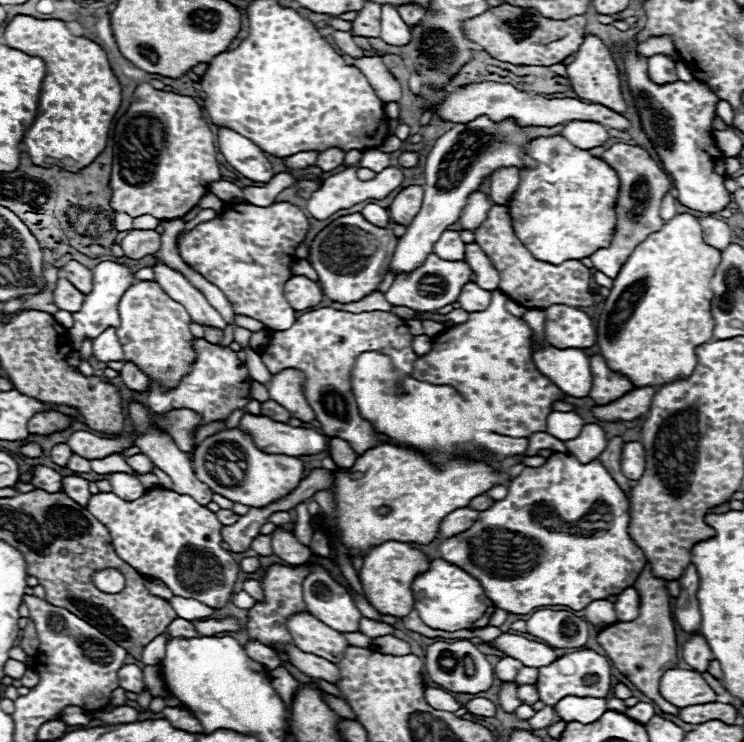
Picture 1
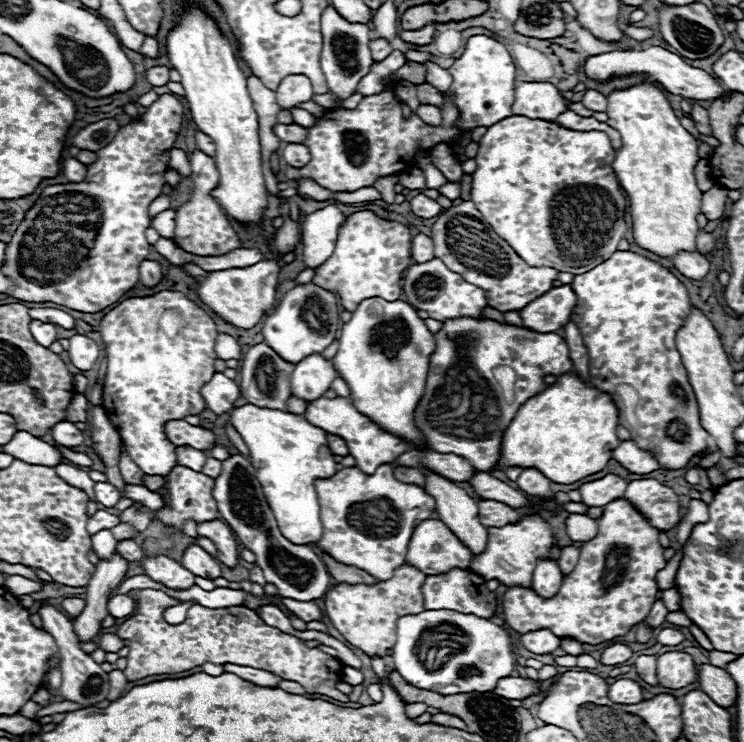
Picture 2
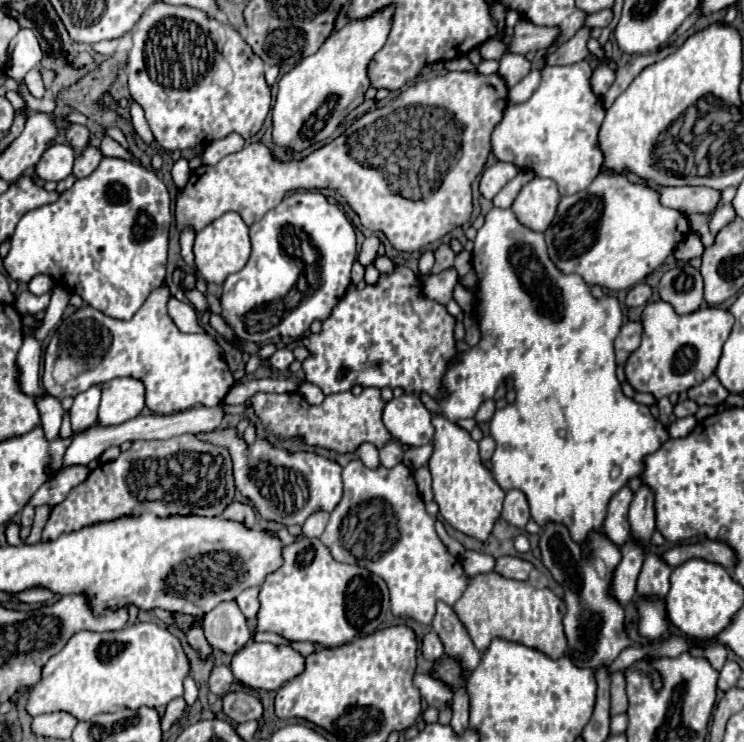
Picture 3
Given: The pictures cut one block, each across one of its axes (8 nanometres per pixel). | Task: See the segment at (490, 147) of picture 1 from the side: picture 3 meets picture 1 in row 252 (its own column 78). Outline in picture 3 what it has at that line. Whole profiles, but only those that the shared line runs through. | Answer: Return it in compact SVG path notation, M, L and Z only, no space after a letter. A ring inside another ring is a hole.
M92 386L86 392L74 396L74 404L70 408L72 430L84 430L96 422L100 404L100 386Z

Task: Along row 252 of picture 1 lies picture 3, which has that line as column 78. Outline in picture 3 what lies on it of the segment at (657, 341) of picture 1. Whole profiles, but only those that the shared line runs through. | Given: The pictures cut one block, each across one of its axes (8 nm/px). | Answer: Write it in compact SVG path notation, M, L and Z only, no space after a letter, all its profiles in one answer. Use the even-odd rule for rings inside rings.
M138 622L114 632L76 632L60 654L54 654L42 670L40 682L30 688L26 712L30 716L50 714L50 712L68 712L76 720L88 720L102 712L116 712L122 708L162 708L172 698L182 696L182 682L190 672L188 658L182 650L180 640L170 634L166 628L160 628L154 622Z

